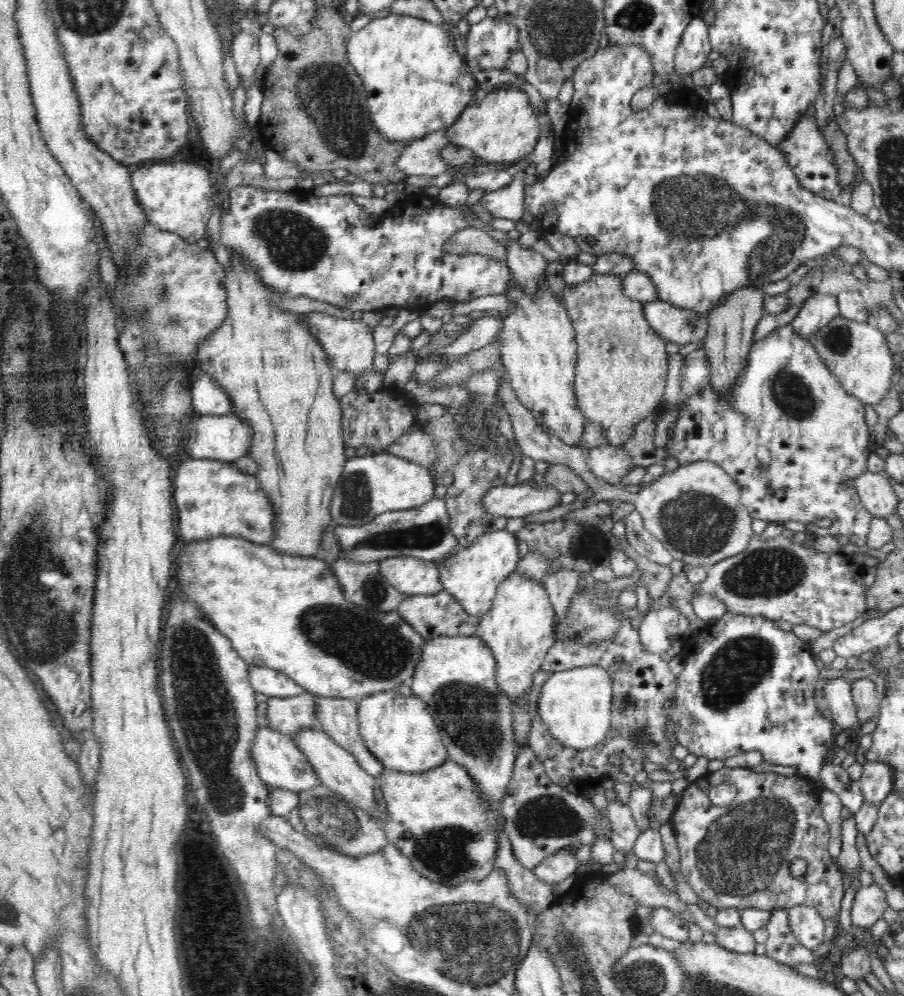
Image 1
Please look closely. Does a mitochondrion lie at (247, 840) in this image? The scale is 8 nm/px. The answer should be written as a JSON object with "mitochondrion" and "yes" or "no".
{"mitochondrion":"no"}

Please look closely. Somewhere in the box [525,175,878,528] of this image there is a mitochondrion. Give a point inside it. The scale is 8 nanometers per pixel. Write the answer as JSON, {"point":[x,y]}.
{"point":[791,393]}

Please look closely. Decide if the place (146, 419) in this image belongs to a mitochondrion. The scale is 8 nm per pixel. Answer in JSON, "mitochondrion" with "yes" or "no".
{"mitochondrion":"no"}

